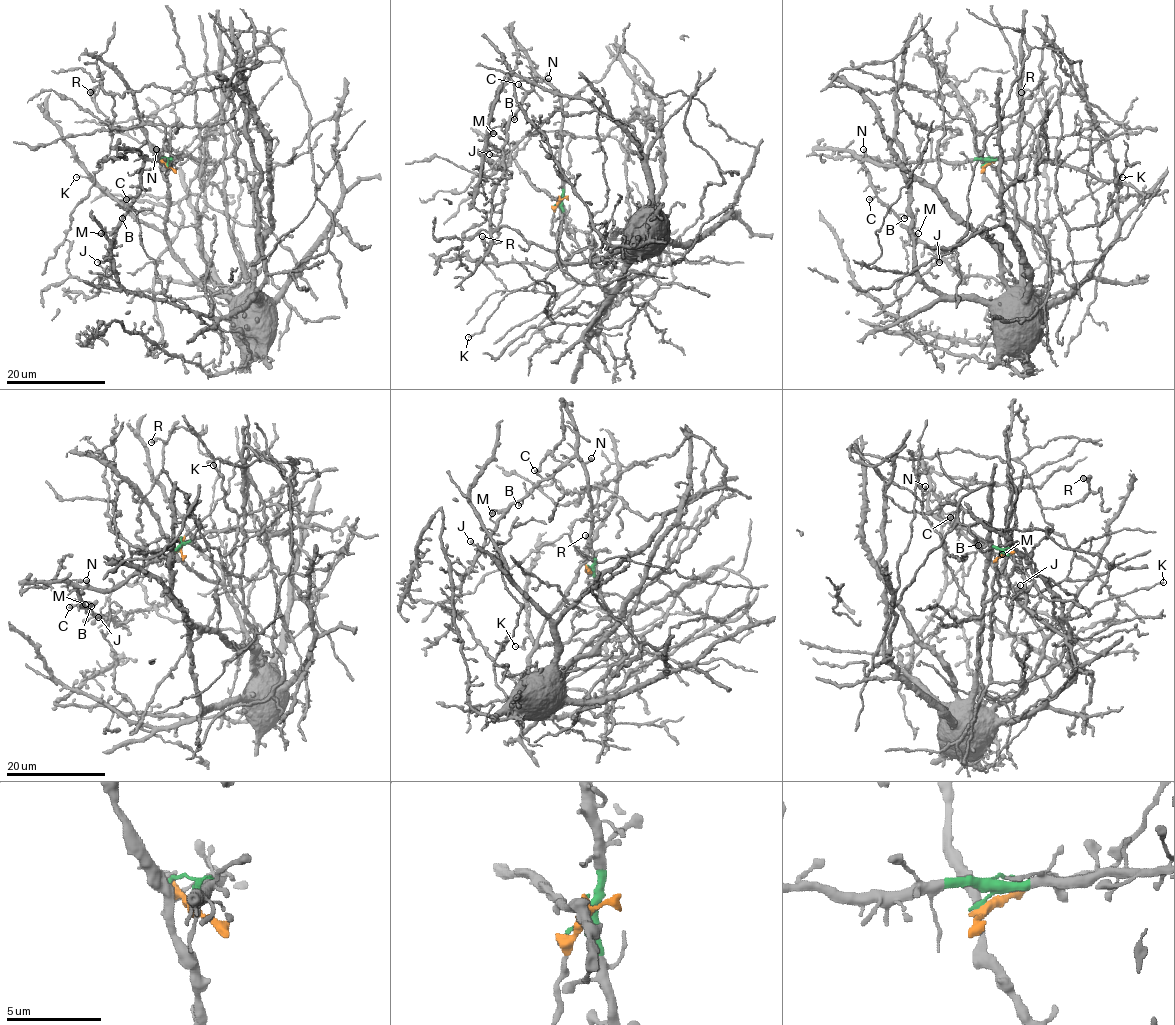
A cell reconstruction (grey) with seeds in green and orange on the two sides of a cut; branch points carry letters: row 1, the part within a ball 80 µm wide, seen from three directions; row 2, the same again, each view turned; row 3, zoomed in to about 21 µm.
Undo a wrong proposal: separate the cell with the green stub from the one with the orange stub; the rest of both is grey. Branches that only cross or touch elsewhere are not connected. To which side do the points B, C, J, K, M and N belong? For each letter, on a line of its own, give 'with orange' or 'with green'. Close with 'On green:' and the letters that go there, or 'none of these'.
B: with green
C: with green
J: with green
K: with orange
M: with green
N: with green
On green: B, C, J, M, N

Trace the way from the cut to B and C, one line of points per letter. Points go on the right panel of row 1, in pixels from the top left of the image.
B: (983, 165), (982, 160), (882, 165), (861, 161), (870, 175), (870, 186), (875, 195), (905, 218)
C: (983, 165), (982, 160), (882, 165), (861, 161), (875, 192), (869, 199)

